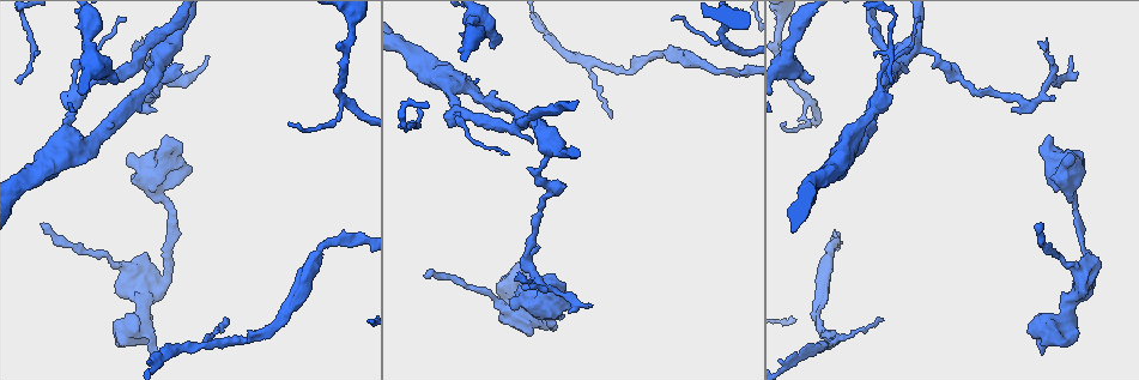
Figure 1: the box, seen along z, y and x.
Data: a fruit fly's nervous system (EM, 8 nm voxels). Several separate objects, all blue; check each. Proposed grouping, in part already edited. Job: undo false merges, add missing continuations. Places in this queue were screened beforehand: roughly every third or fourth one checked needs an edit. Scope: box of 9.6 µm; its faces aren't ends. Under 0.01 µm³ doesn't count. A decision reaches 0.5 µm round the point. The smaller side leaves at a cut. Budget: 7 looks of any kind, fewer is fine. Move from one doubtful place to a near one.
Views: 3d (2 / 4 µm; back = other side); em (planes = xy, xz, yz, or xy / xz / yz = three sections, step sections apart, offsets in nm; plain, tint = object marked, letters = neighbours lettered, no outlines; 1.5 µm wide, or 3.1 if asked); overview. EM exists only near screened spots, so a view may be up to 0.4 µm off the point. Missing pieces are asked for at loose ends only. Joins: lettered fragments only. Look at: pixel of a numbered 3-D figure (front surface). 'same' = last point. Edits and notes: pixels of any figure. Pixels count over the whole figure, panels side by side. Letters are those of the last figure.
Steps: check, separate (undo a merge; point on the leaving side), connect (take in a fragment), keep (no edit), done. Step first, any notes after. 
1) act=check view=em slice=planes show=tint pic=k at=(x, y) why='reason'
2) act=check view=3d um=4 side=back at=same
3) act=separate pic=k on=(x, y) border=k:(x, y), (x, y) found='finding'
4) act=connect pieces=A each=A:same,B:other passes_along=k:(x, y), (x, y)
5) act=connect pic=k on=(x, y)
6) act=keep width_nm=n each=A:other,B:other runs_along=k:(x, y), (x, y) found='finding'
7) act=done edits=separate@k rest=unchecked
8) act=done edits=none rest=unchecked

act=check view=3d um=4 pic=1 at=(426, 277) why='tapers out'

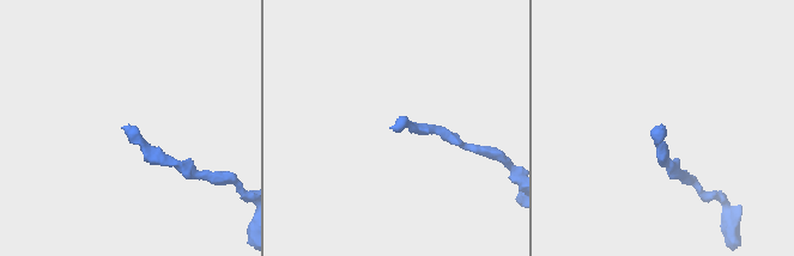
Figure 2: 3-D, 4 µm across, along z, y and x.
act=check view=em um=3.1 slice=planes show=letters pic=2 at=(393, 130)

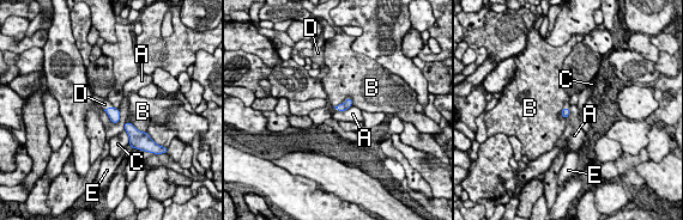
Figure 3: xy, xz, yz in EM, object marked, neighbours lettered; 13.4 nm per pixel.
act=connect pieces=D width_nm=100 each=A:other,B:other,C:other,D:same,E:other found='it goes on there'

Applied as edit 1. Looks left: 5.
act=check view=overview

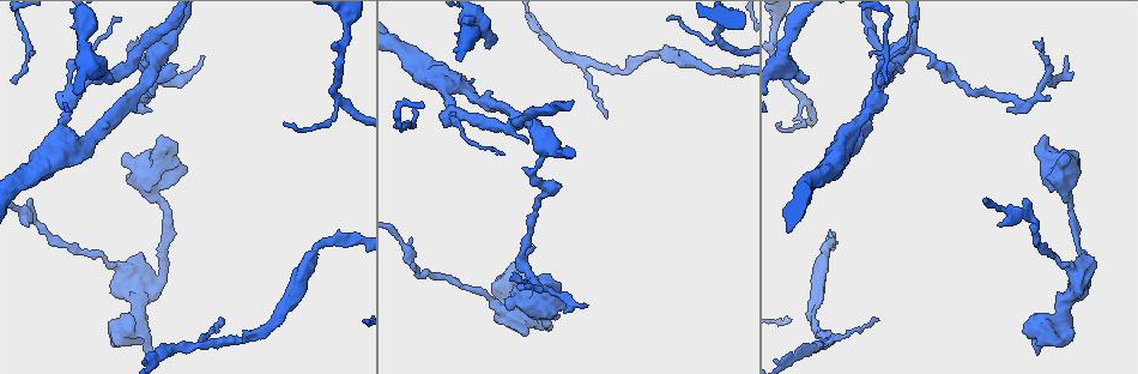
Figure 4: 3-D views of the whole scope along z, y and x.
act=check view=3d um=4 pic=4 at=(513, 287) why='thick end'

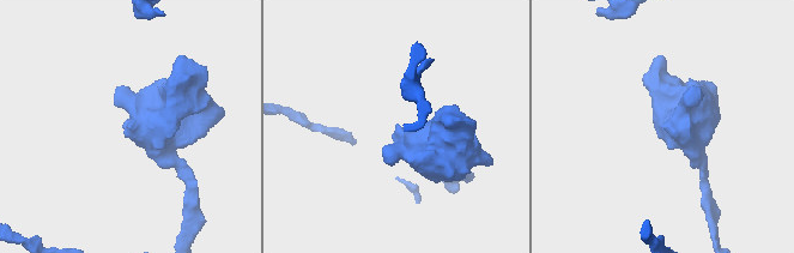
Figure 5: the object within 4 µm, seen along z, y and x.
act=check view=em slice=planes show=letters pic=5 at=(666, 129)

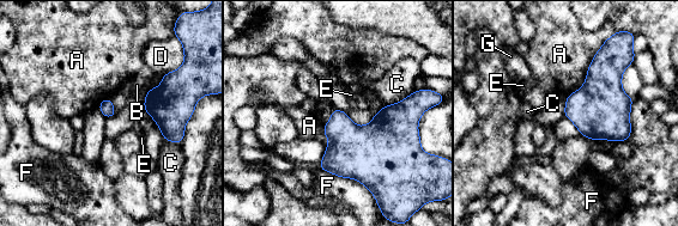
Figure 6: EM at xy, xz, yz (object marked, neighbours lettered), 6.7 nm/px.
act=keep each=A:other,B:other,C:other,D:other,E:other,F:other,G:other border=6:(605, 41), (585, 83), (567, 97) found='none of them fits'

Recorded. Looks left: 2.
act=check view=em slice=planes show=letters pic=4 at=(1036, 355) why='free end'

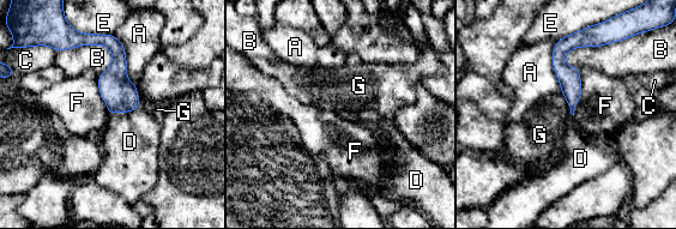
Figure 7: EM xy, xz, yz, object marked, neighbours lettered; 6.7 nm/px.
act=connect pieces=D each=A:other,B:other,C:other,D:same,E:other,F:other,G:other passes_along=7:(118, 92), (125, 112), (130, 142) found='the cell continues'

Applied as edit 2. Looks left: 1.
act=done edits=connect@3,connect@7 rest=unchecked

